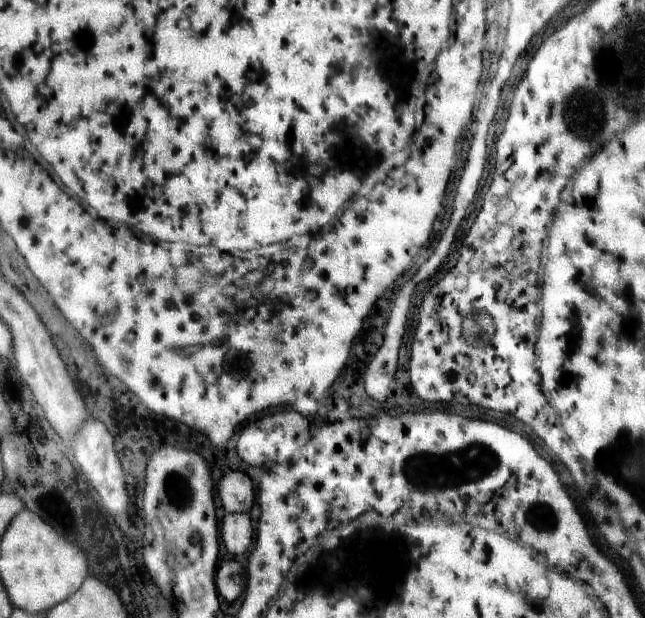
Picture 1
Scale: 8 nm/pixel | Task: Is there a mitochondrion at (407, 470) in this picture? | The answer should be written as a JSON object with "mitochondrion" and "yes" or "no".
{"mitochondrion":"yes"}

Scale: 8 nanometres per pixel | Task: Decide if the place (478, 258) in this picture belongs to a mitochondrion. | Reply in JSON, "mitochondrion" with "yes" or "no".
{"mitochondrion":"no"}

